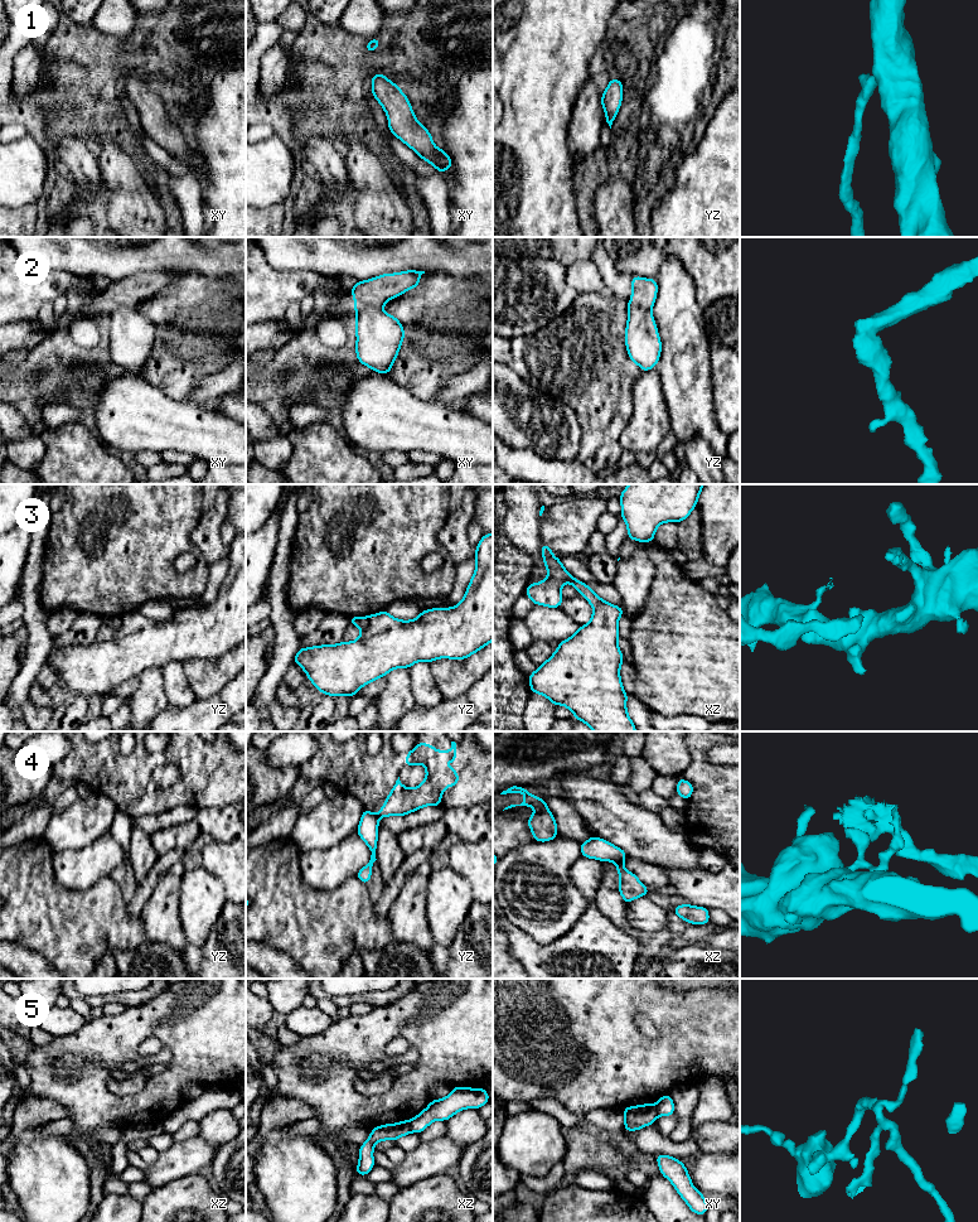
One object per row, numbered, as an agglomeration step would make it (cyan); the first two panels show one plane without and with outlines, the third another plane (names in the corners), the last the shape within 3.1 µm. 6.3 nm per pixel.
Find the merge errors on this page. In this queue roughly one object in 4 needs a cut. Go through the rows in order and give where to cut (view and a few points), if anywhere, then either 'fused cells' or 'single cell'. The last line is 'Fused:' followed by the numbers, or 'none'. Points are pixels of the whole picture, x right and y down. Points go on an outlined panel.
1: no cut | single cell
2: xy (381, 308), (363, 308), (357, 313) | fused cells
3: yz (368, 617), (368, 624), (362, 632) | fused cells
4: xz (621, 861), (616, 864) | fused cells
5: xz (407, 1121), (411, 1130) | fused cells
Fused: 2, 3, 4, 5

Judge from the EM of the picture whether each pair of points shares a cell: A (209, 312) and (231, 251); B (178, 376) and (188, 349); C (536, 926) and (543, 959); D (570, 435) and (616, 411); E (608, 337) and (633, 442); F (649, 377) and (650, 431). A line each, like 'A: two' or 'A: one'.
A: two
B: one
C: two
D: two
E: two
F: one

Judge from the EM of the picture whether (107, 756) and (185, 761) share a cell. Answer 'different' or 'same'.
same

